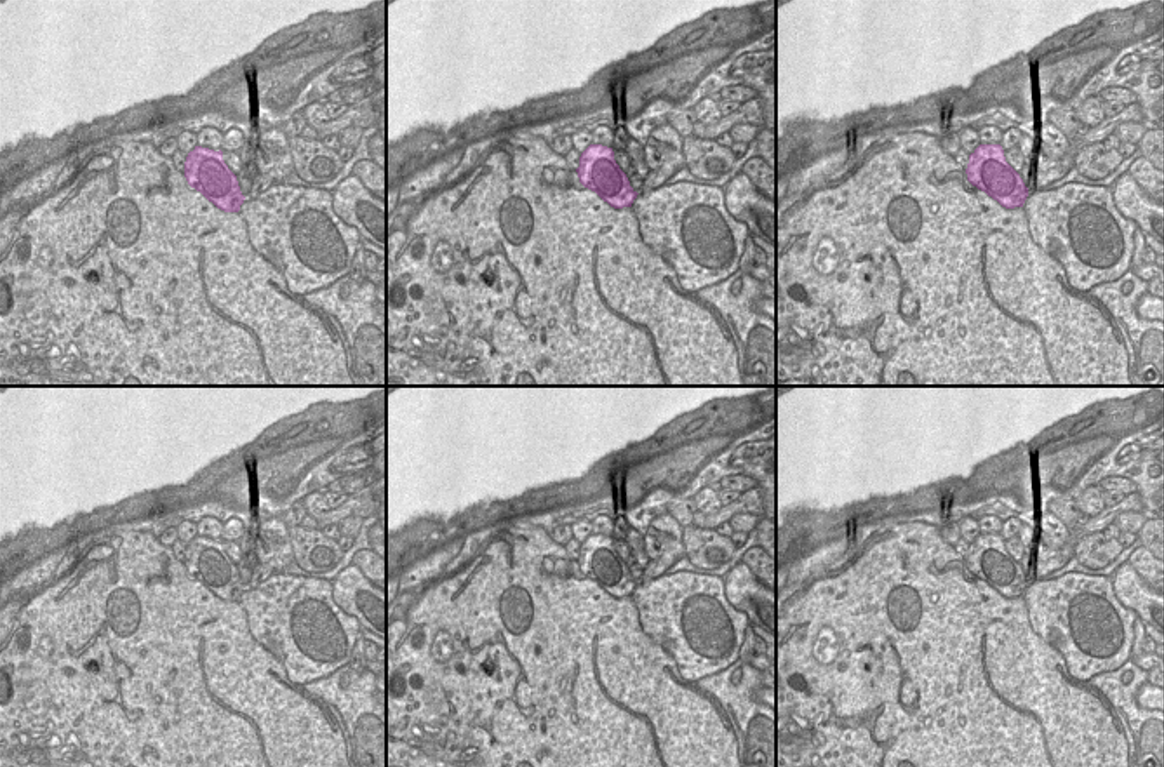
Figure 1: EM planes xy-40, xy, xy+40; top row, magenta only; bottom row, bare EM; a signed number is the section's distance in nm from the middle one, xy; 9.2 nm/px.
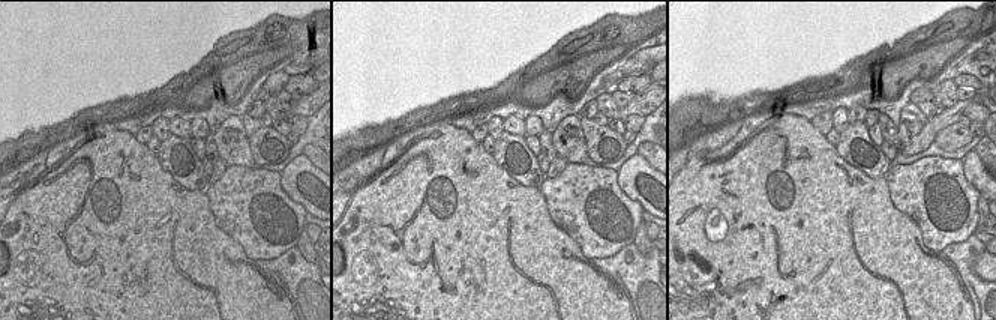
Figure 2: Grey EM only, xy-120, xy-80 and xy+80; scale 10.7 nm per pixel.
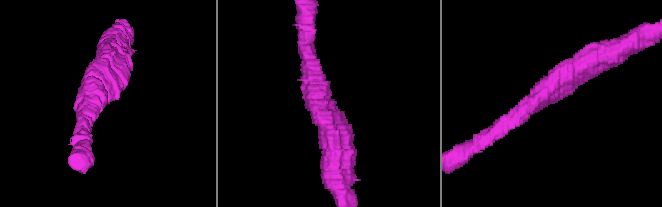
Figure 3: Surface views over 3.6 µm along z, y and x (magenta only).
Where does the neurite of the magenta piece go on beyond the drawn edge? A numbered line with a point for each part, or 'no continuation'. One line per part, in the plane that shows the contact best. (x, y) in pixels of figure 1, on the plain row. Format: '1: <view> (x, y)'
no continuation

